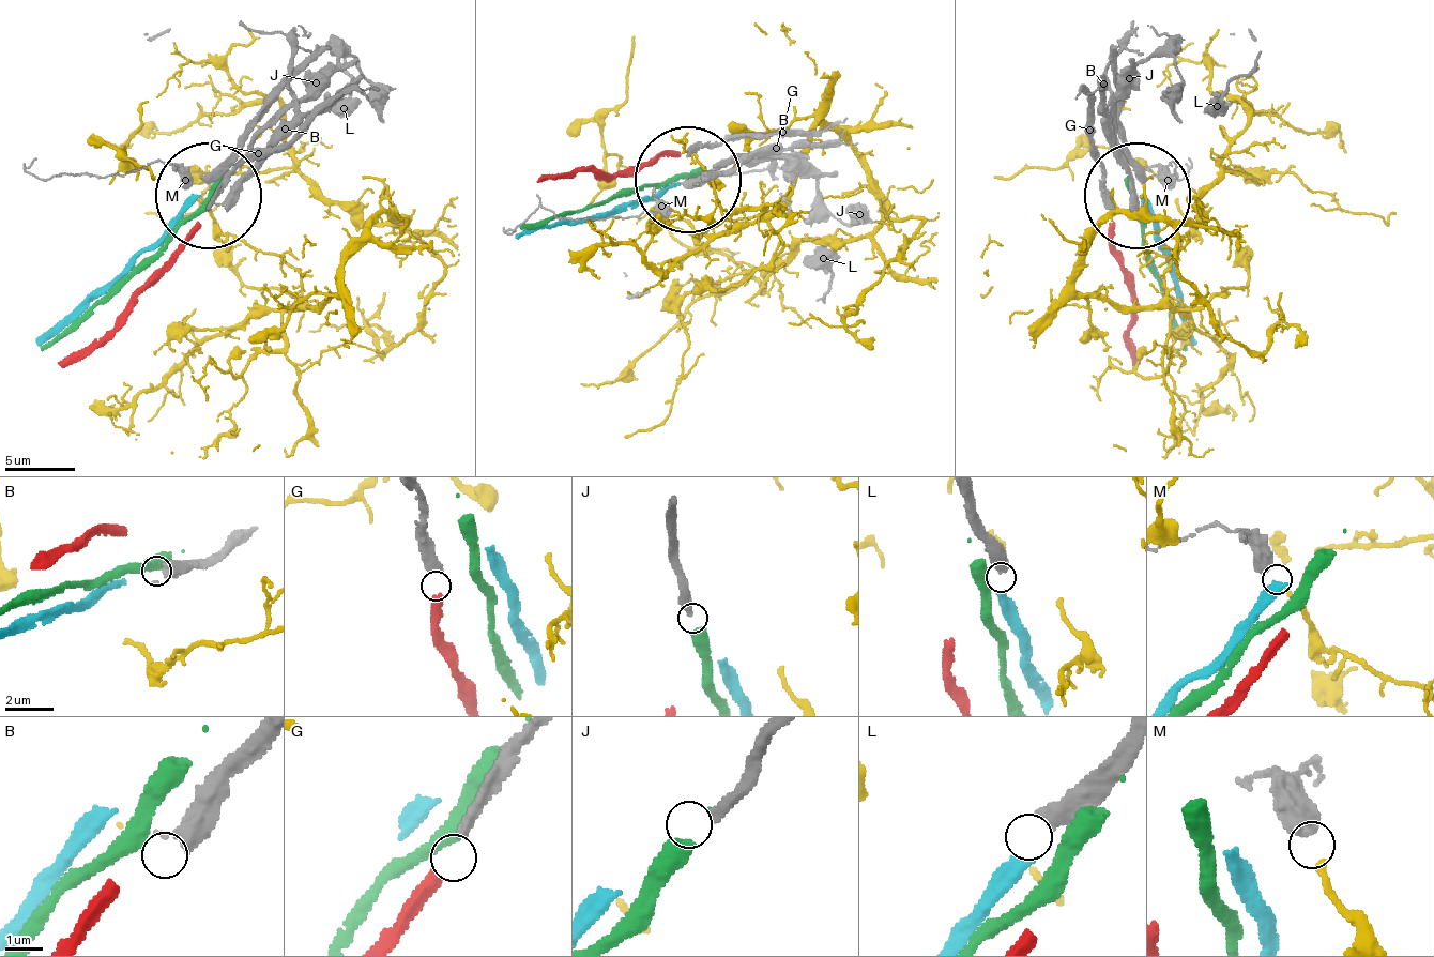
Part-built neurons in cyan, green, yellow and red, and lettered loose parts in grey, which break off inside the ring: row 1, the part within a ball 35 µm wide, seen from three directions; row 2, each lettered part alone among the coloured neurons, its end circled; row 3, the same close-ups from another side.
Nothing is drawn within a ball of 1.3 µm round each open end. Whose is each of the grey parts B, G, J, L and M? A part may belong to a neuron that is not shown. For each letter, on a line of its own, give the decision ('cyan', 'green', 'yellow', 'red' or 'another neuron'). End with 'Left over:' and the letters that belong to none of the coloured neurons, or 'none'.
B: another neuron
G: red
J: green
L: cyan
M: yellow
Left over: B

